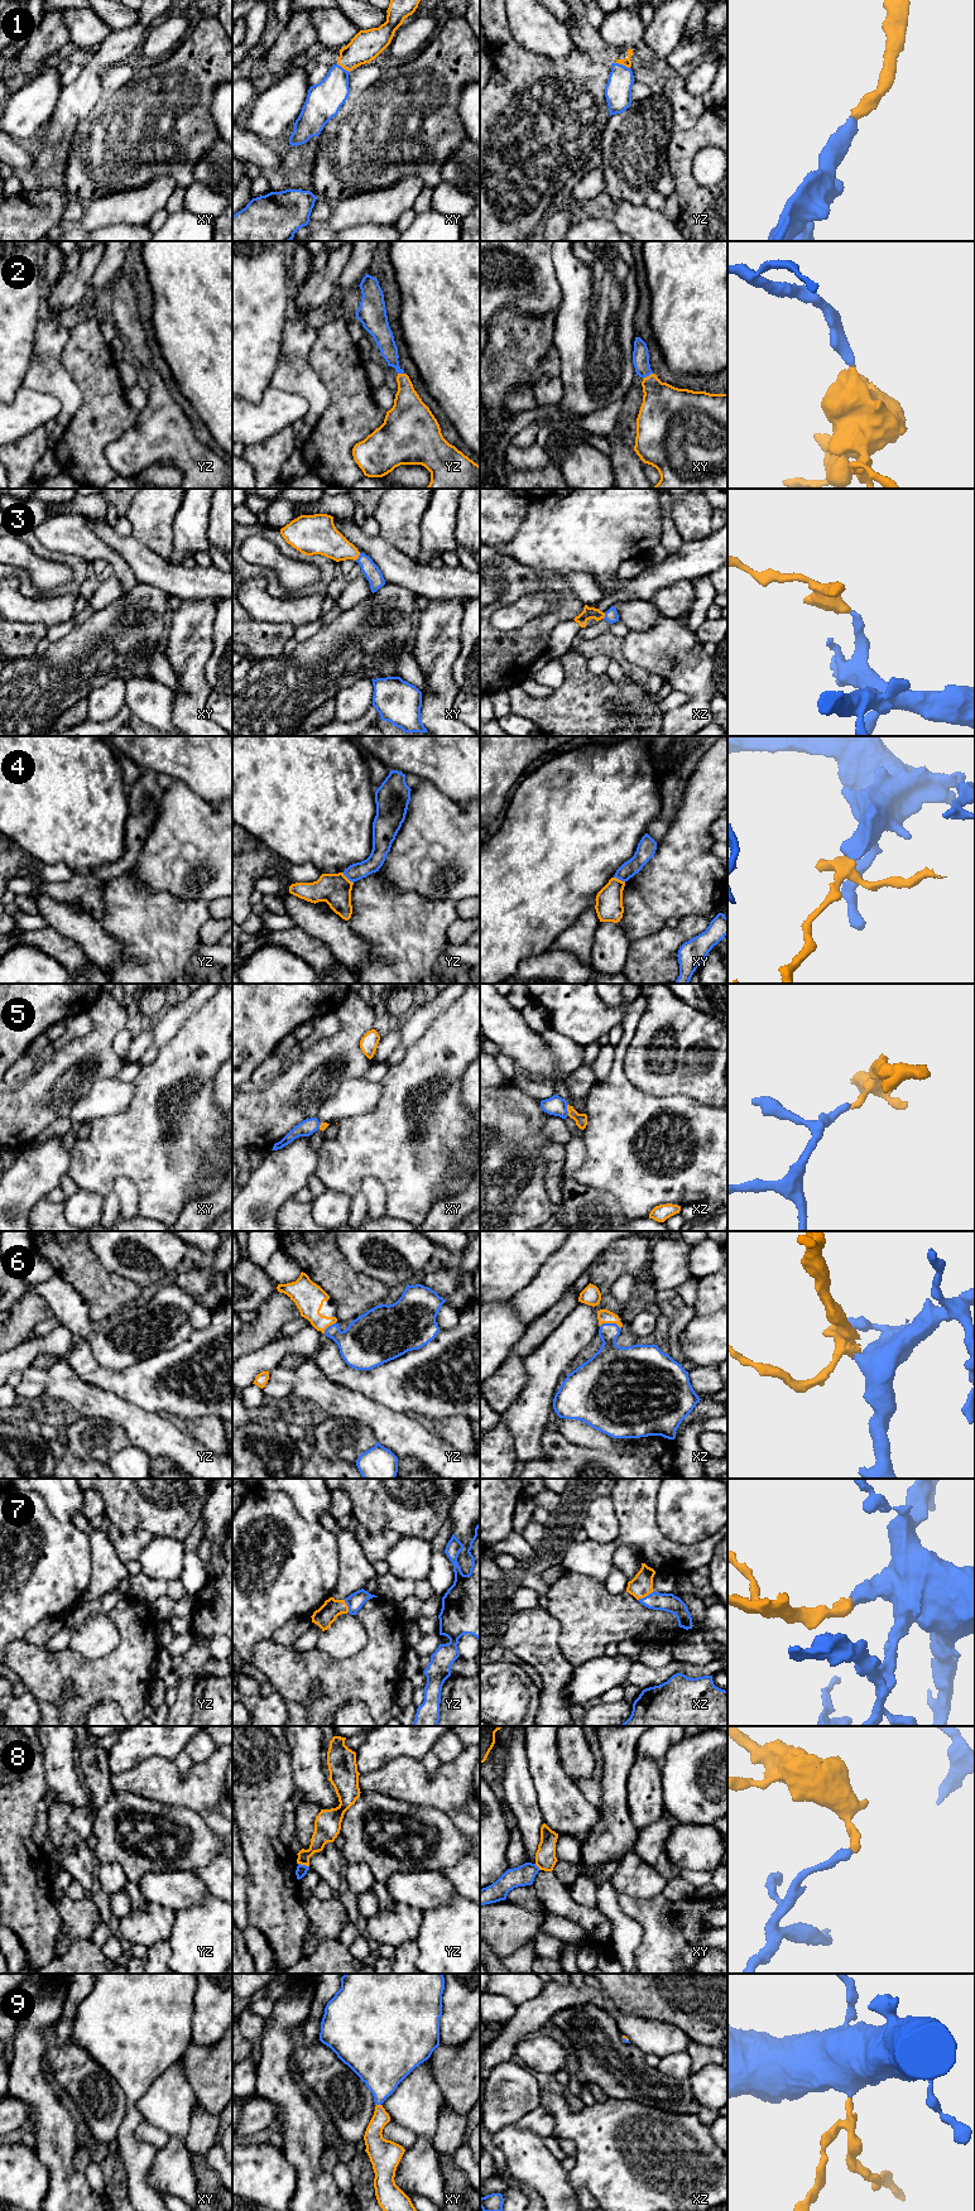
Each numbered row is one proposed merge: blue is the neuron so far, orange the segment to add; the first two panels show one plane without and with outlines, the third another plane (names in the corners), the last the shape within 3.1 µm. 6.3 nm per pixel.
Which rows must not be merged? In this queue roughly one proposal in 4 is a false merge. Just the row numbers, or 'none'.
4, 5, 8

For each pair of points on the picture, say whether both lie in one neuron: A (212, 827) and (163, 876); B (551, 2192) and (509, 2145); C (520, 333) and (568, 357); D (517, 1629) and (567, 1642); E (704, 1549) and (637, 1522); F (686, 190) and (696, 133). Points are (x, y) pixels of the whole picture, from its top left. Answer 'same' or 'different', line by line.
A: same
B: same
C: different
D: different
E: same
F: same

